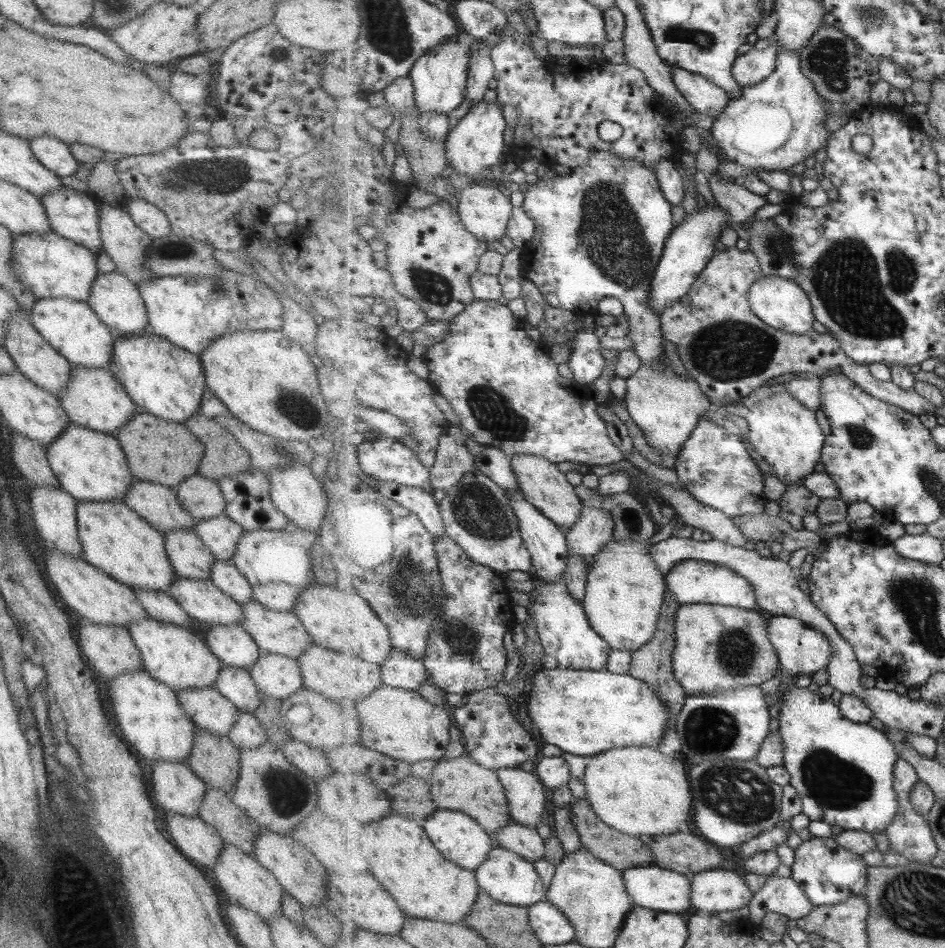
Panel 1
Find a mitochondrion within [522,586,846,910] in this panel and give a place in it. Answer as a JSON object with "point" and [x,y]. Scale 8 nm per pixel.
{"point":[744,797]}

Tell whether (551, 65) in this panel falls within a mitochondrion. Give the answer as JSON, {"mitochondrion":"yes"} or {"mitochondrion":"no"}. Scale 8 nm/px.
{"mitochondrion":"no"}

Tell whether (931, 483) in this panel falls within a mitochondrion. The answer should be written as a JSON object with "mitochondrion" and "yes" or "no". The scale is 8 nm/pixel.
{"mitochondrion":"yes"}

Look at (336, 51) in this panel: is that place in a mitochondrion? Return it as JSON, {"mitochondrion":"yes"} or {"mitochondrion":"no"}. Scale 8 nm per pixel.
{"mitochondrion":"no"}

